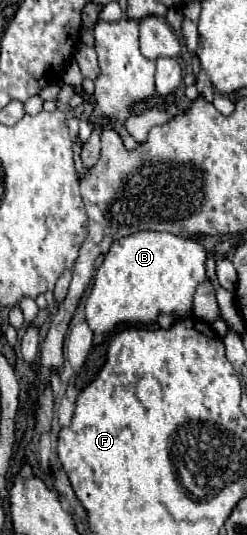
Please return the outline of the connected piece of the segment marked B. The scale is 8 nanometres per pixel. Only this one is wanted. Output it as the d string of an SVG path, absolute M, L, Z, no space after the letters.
M142 231L112 243L102 267L96 271L92 293L86 301L86 323L94 333L110 333L120 323L154 323L160 313L176 313L186 317L192 309L196 287L206 281L206 249L194 241L172 233Z

